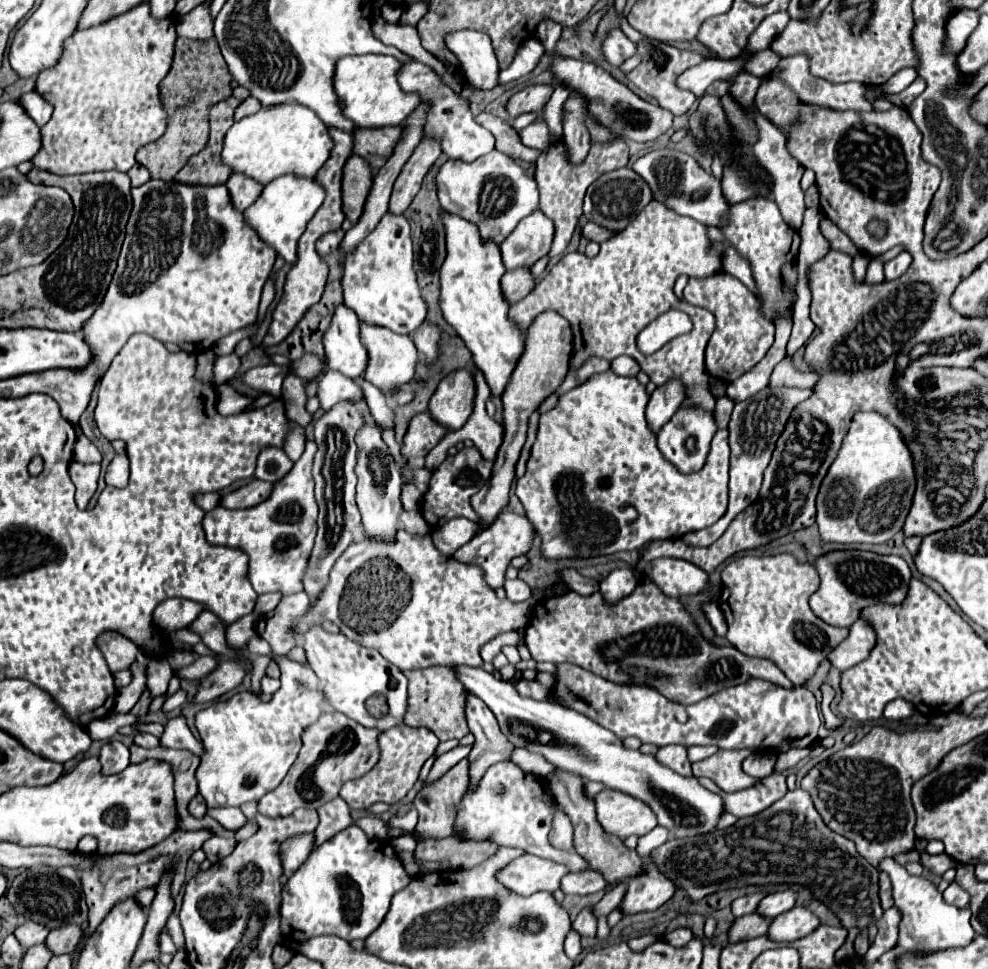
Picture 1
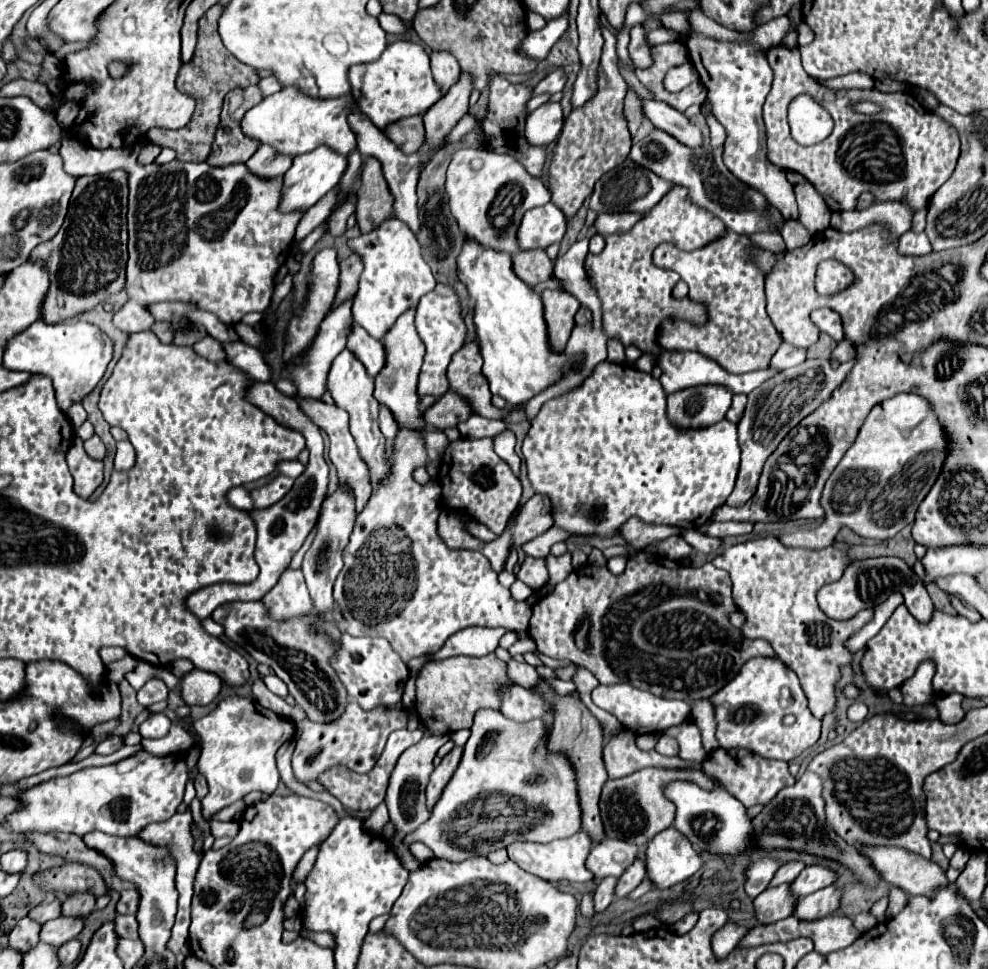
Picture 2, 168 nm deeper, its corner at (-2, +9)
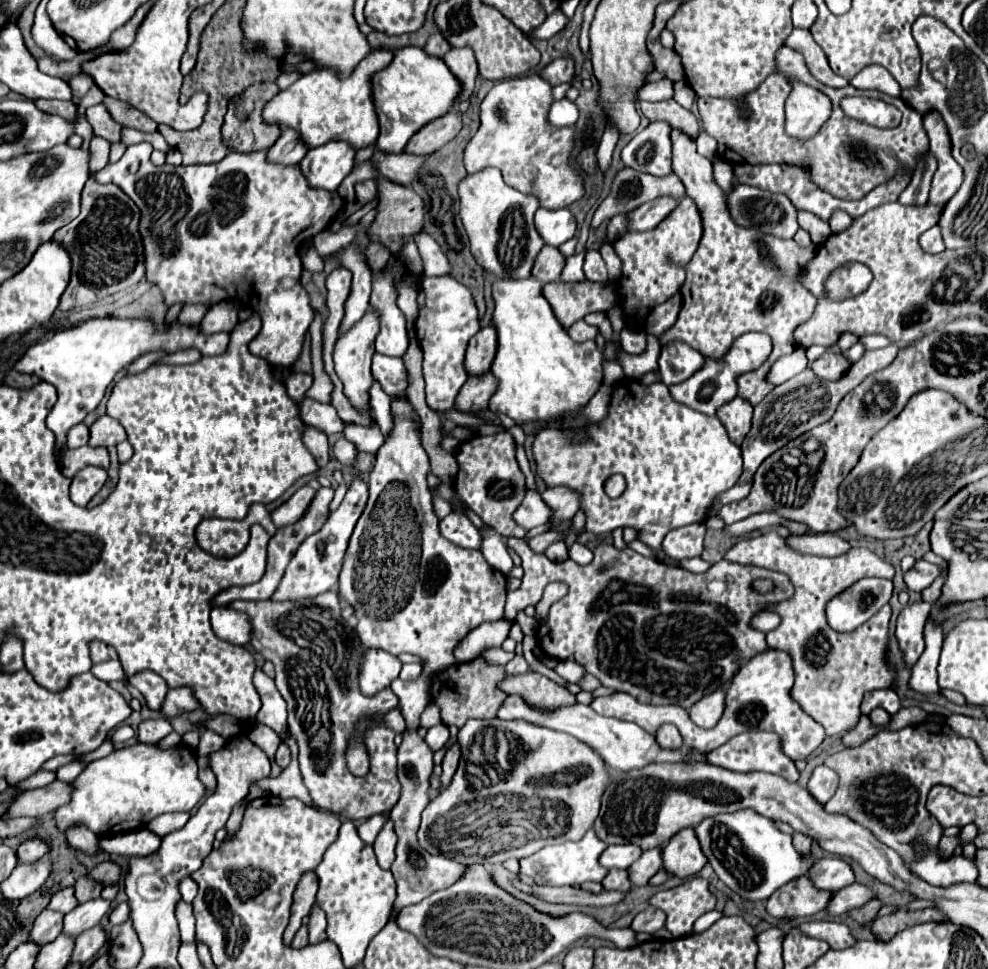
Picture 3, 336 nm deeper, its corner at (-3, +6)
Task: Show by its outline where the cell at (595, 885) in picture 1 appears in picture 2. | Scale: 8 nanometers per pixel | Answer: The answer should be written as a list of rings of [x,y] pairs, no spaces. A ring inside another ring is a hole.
[[[605,839],[601,843],[595,843],[589,857],[587,857],[587,869],[597,877],[621,877],[623,871],[635,861],[637,847],[635,843],[619,841],[619,839]]]

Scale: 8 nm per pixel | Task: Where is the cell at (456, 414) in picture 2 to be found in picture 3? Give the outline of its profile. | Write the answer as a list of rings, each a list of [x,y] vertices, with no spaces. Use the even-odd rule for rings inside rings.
[[[490,370],[480,376],[468,376],[466,384],[462,386],[456,398],[456,408],[462,412],[486,410],[496,388],[498,388],[498,380]]]

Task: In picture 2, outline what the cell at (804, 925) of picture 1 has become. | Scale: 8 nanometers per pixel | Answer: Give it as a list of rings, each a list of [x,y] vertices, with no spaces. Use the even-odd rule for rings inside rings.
[[[837,887],[819,889],[807,897],[801,897],[795,903],[793,917],[801,919],[801,921],[815,921],[819,917],[827,917],[837,911],[839,897],[841,897],[841,891]]]

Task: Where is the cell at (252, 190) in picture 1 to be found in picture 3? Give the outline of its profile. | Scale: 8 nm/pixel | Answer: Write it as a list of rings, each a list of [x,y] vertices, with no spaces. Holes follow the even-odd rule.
[[[284,128],[282,136],[268,150],[268,160],[278,164],[298,164],[308,152],[304,140],[292,128]]]

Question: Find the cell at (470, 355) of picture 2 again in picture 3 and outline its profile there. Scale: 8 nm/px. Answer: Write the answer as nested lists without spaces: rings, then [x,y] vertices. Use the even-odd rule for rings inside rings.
[[[490,324],[482,328],[468,344],[466,350],[466,370],[468,374],[484,374],[484,370],[490,370],[494,354],[496,354],[496,328]]]

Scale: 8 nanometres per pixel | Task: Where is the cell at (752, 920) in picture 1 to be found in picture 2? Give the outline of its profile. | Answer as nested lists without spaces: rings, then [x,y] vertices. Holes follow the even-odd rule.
[[[779,885],[779,887],[771,887],[765,889],[761,895],[755,897],[753,907],[755,907],[755,917],[761,925],[767,923],[775,923],[779,919],[785,919],[791,915],[793,907],[795,907],[795,897],[791,897],[789,893],[789,885]]]

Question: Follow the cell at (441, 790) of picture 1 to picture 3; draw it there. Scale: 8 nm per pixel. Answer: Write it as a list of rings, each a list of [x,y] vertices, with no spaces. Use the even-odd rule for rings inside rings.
[[[452,744],[446,750],[446,756],[444,756],[444,762],[442,762],[442,776],[440,776],[440,780],[444,780],[444,786],[450,784],[452,776],[456,772],[458,760],[460,760],[460,744]]]

